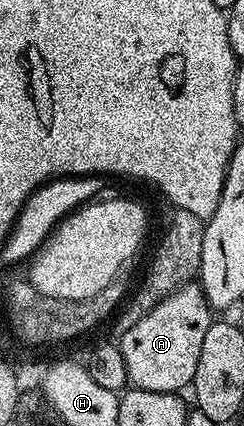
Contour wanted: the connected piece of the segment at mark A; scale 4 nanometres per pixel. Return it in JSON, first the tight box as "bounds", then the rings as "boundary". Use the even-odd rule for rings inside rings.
{"bounds":[120,284,212,393],"boundary":[[[201,284],[182,285],[168,295],[120,339],[127,382],[136,389],[161,393],[178,393],[185,385],[187,388],[196,375],[200,346],[211,320],[212,310]]]}

